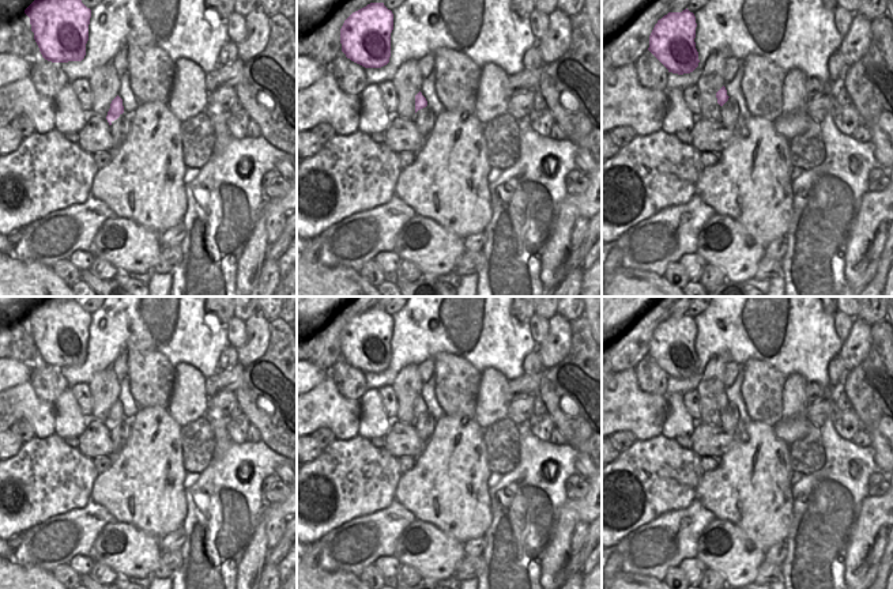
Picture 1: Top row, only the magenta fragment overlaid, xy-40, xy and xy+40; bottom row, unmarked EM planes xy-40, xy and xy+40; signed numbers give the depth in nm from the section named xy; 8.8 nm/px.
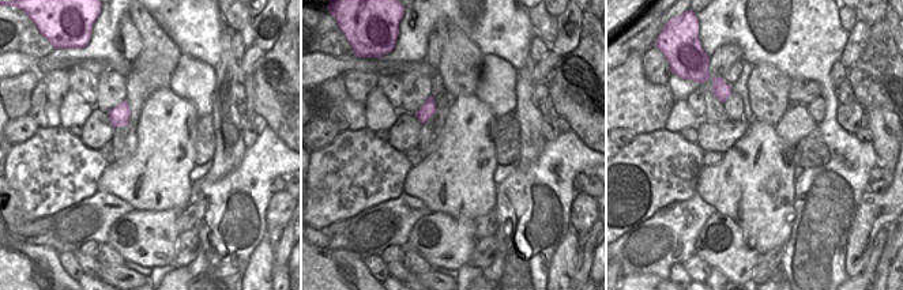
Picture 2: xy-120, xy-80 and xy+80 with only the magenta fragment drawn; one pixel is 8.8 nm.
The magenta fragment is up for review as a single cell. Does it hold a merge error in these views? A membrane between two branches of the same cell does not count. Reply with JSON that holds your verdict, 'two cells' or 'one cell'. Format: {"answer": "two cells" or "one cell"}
{"answer": "one cell"}

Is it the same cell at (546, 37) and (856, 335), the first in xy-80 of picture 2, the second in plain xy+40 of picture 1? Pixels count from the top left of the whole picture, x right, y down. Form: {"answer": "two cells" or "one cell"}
{"answer": "two cells"}

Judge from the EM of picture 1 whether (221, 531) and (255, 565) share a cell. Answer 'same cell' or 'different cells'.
different cells

